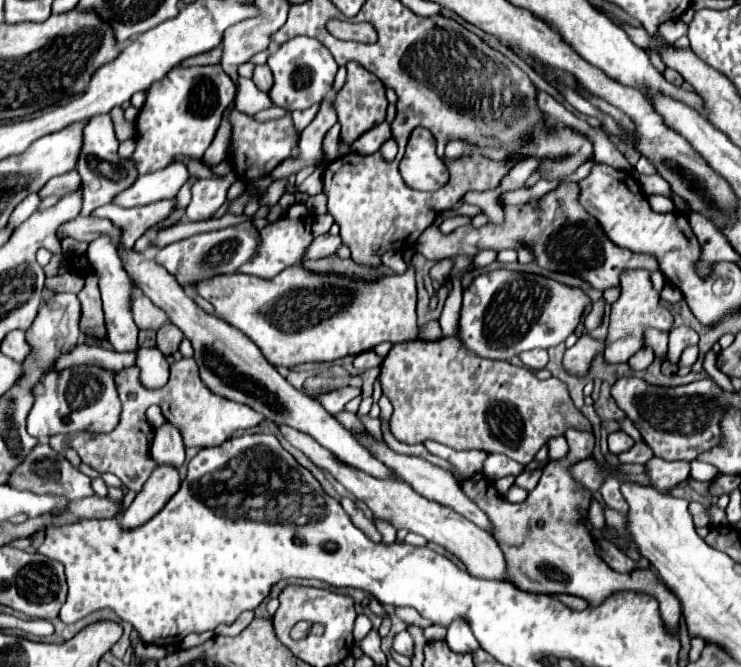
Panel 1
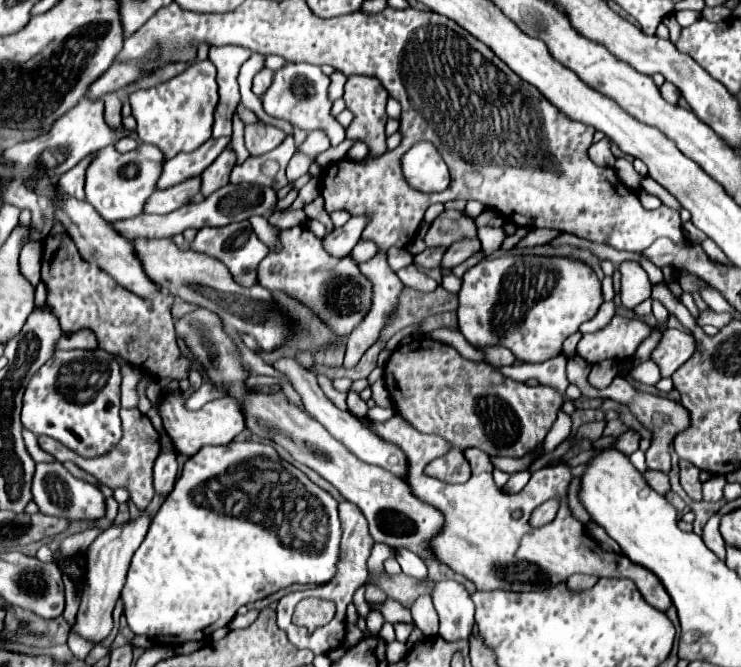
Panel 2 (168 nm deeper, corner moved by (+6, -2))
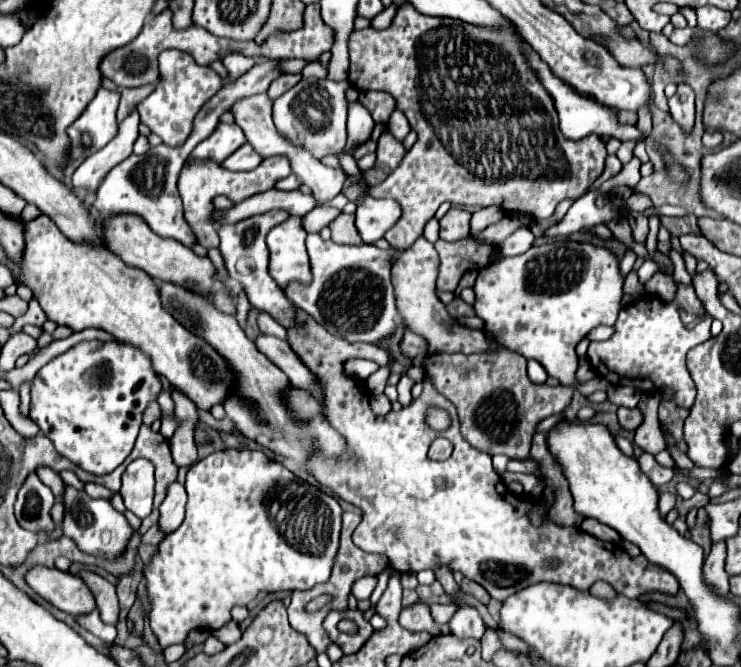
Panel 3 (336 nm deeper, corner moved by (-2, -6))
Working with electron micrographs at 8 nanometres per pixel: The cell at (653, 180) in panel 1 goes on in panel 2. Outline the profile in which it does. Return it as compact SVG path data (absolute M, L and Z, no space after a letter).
M617 158L617 162L615 162L615 172L617 172L619 180L625 182L627 188L631 188L631 190L639 190L639 188L641 188L639 182L641 182L643 176L639 176L639 174L635 172L633 164L631 164L627 158Z

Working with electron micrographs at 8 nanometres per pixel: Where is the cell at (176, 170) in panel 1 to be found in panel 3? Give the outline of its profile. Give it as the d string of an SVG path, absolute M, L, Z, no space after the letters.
M219 124L215 132L191 152L189 160L213 160L221 164L243 144L245 144L245 134L237 124Z

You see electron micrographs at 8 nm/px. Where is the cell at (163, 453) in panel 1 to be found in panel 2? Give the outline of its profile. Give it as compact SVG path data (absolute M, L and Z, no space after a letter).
M161 450L159 458L155 460L155 468L153 468L153 488L155 494L167 496L171 494L173 486L177 480L177 460L175 454L171 454L169 450Z

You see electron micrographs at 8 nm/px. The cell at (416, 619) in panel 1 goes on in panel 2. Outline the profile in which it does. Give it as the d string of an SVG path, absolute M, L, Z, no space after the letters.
M421 596L413 602L411 606L413 622L415 626L425 634L425 636L435 636L437 634L437 614L431 602L431 596Z

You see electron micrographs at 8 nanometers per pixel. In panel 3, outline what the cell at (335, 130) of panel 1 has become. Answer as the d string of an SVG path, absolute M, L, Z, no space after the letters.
M359 102L349 106L349 118L347 118L347 132L349 132L349 140L345 146L345 152L353 152L355 146L363 144L369 140L369 134L373 130L375 122L369 114L369 110L365 110Z

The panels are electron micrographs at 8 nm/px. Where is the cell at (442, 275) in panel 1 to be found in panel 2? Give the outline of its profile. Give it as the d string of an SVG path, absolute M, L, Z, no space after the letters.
M461 238L455 244L449 246L449 250L443 256L443 268L455 268L461 262L465 262L471 254L475 254L481 248L479 238Z

